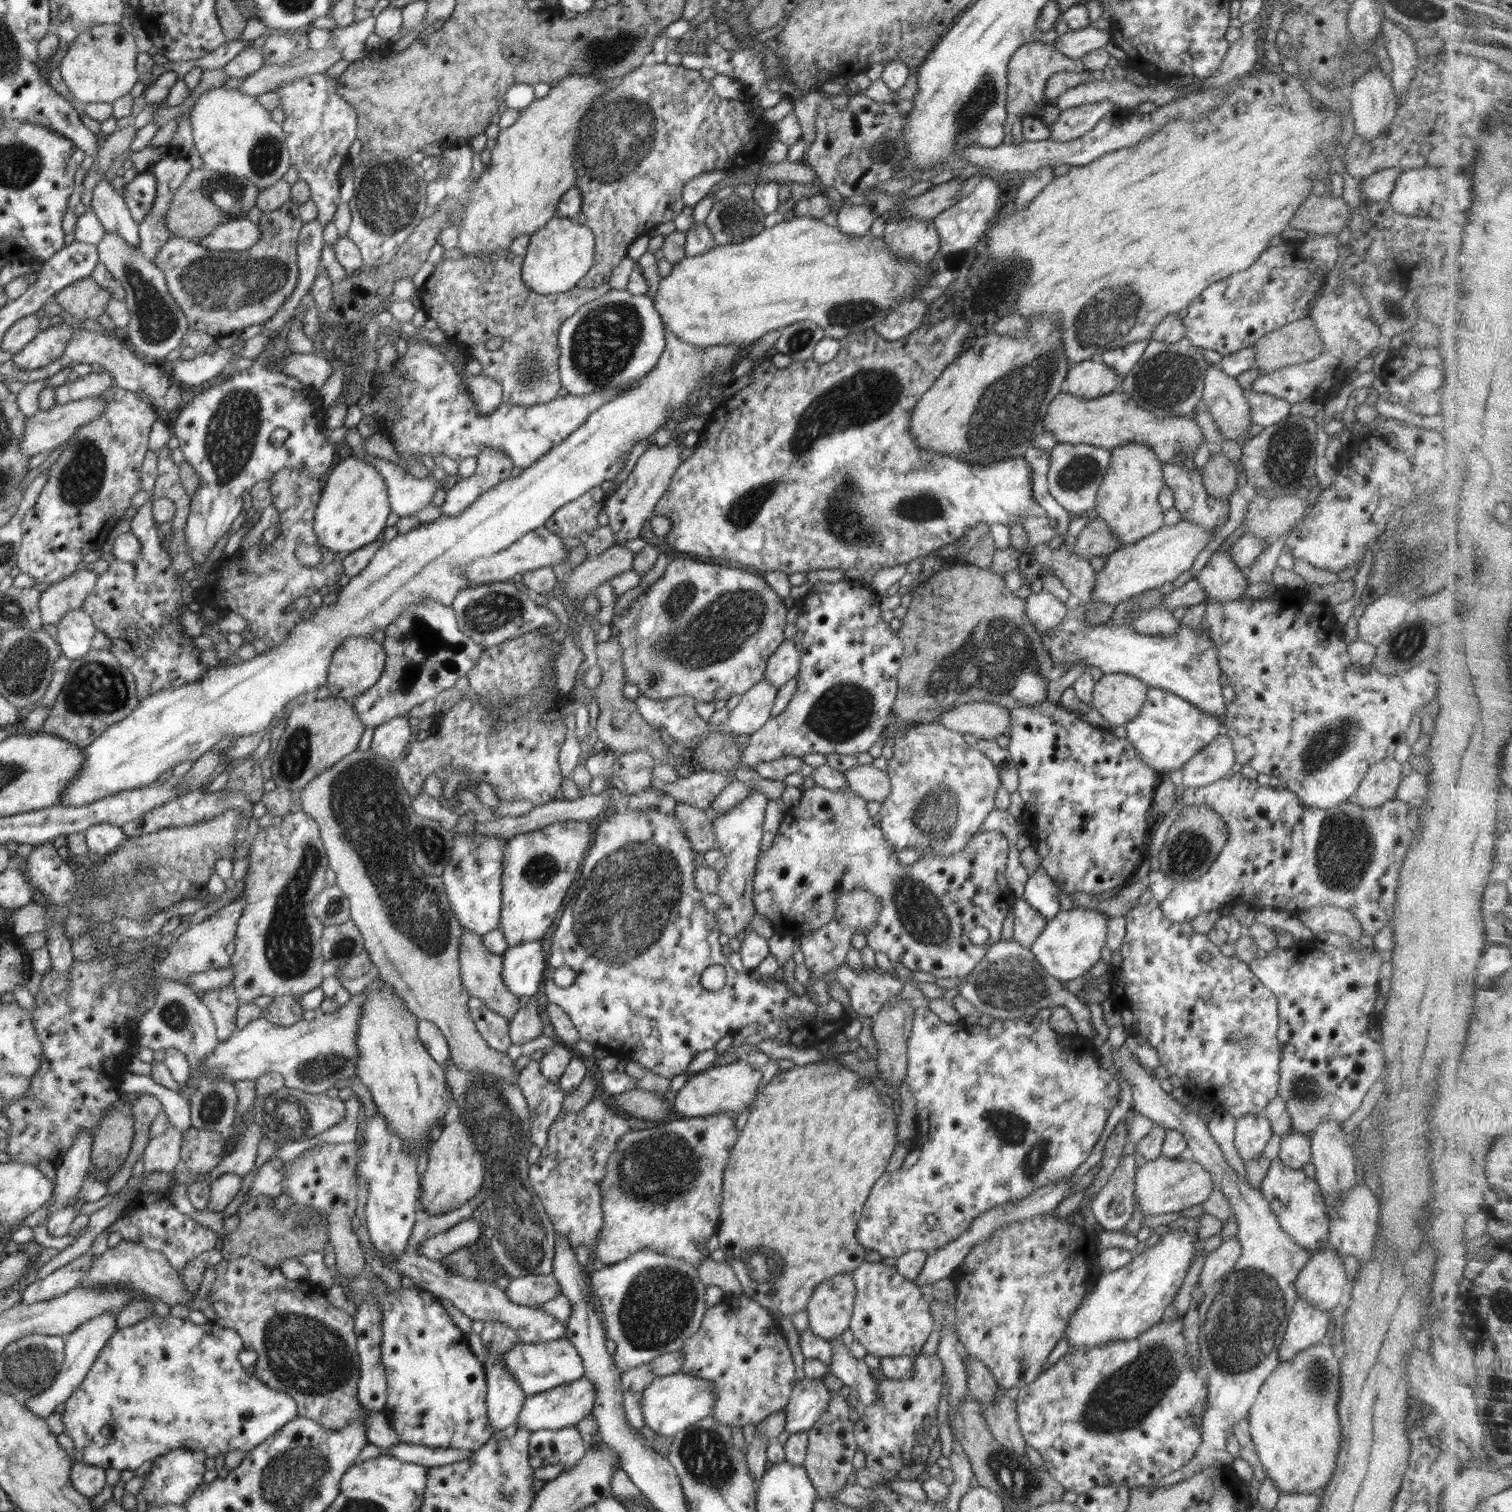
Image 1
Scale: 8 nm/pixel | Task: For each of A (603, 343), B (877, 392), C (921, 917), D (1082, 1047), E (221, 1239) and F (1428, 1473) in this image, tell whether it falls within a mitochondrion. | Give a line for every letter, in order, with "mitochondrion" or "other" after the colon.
A: mitochondrion
B: mitochondrion
C: mitochondrion
D: other
E: other
F: other

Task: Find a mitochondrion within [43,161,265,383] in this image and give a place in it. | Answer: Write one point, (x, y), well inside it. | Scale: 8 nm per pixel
(156, 320)

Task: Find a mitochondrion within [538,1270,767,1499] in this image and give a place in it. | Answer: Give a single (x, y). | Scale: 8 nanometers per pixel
(706, 1455)

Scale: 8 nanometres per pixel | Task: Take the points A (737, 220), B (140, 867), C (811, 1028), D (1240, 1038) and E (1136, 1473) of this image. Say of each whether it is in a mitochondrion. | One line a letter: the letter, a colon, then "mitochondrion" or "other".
A: mitochondrion
B: mitochondrion
C: other
D: mitochondrion
E: other

